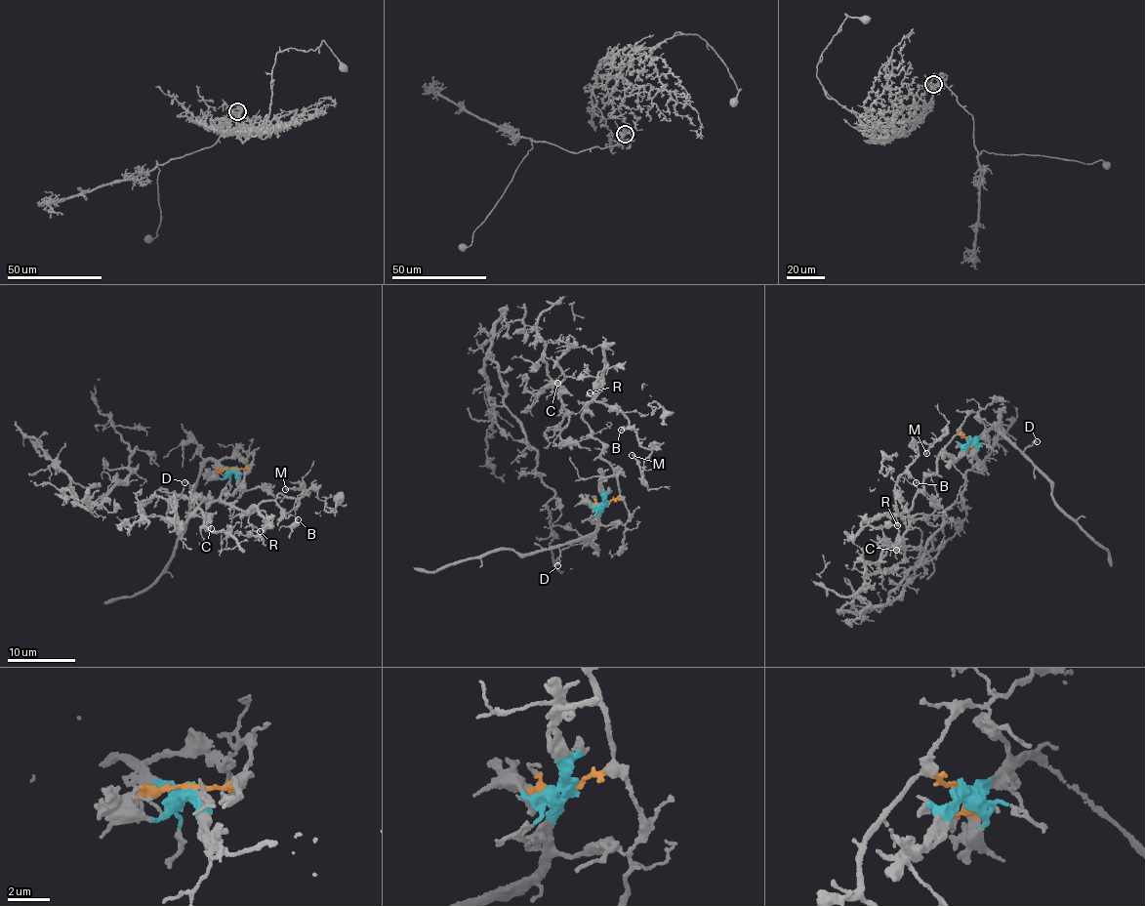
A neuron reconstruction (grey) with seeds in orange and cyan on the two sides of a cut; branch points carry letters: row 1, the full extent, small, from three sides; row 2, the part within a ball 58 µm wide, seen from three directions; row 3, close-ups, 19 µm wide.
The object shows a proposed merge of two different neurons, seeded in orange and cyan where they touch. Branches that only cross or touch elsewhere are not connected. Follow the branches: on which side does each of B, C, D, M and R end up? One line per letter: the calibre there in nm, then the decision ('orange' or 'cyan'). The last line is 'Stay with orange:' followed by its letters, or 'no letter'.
B: 110 nm | orange
C: 150 nm | orange
D: 150 nm | cyan
M: 160 nm | orange
R: 90 nm | orange
Stay with orange: B, C, M, R

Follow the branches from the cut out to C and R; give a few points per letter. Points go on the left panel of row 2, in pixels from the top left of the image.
C: (233, 468), (247, 467), (249, 472), (240, 487), (210, 501), (192, 499), (196, 497), (195, 513), (211, 528)
R: (233, 468), (249, 472), (240, 488), (225, 490), (222, 500), (260, 531)

